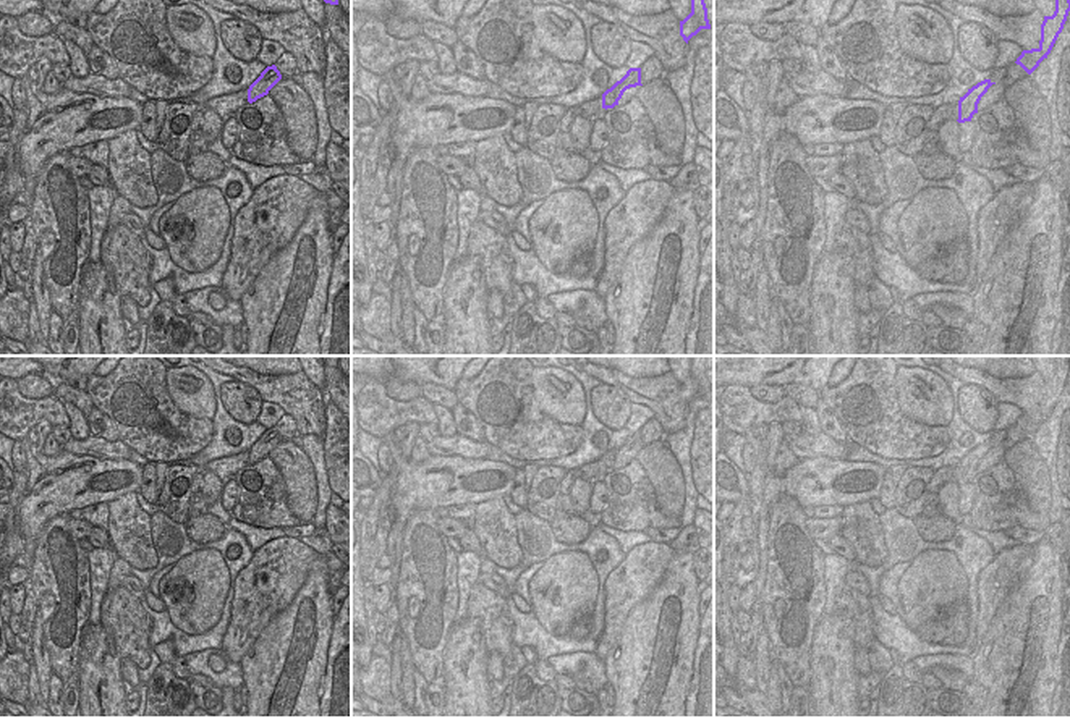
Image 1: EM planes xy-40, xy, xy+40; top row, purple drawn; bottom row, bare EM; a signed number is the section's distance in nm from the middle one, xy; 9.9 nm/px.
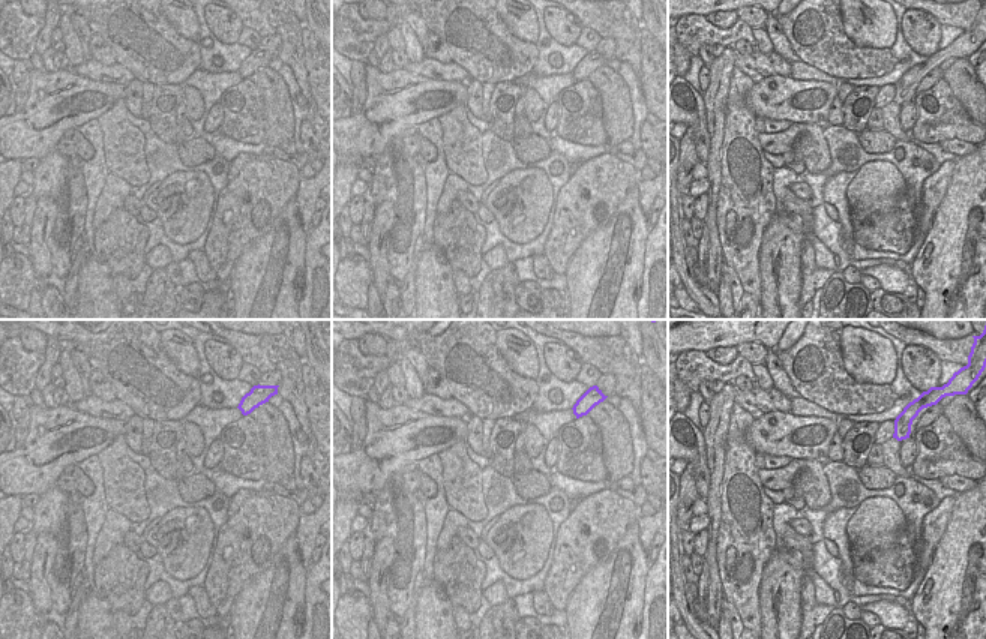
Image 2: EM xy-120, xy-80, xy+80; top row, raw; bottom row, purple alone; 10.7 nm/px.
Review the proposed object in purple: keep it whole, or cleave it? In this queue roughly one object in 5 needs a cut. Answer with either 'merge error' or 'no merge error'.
merge error

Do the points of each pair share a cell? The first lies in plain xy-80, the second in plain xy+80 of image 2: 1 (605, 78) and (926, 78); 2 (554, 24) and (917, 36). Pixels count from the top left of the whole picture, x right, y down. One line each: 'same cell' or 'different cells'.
1: different cells
2: same cell

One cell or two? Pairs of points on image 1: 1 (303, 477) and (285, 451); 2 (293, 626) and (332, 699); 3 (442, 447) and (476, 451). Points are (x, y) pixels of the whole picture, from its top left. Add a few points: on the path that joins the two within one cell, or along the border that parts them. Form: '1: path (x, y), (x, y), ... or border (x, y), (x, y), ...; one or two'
1: path (298, 471), (288, 458); one
2: border (329, 644), (321, 697), (318, 701); two
3: path (450, 447), (468, 448); one

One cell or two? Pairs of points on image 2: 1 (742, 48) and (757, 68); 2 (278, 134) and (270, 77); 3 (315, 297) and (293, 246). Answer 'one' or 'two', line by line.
1: two
2: one
3: two

